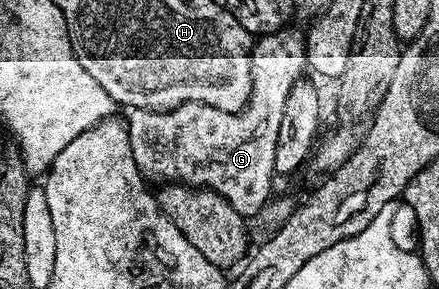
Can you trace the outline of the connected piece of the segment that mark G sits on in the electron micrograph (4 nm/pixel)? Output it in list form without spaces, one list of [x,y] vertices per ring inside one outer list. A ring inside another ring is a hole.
[[[280,32],[278,34],[264,34],[254,43],[253,54],[257,59],[257,81],[251,88],[251,99],[247,101],[247,105],[237,114],[230,114],[224,110],[218,110],[212,106],[206,106],[200,102],[190,102],[189,104],[181,104],[175,106],[171,110],[136,110],[130,111],[131,118],[126,119],[127,131],[129,132],[129,140],[133,148],[133,160],[137,164],[140,174],[152,183],[158,184],[186,184],[188,186],[198,186],[204,190],[214,190],[216,194],[223,197],[228,204],[238,213],[244,216],[255,216],[259,213],[264,205],[272,197],[271,181],[277,178],[275,173],[275,153],[277,152],[277,132],[281,132],[281,116],[285,116],[285,99],[289,97],[289,88],[297,81],[304,77],[303,70],[308,69],[307,64],[307,47],[302,37],[294,38],[288,32]]]

